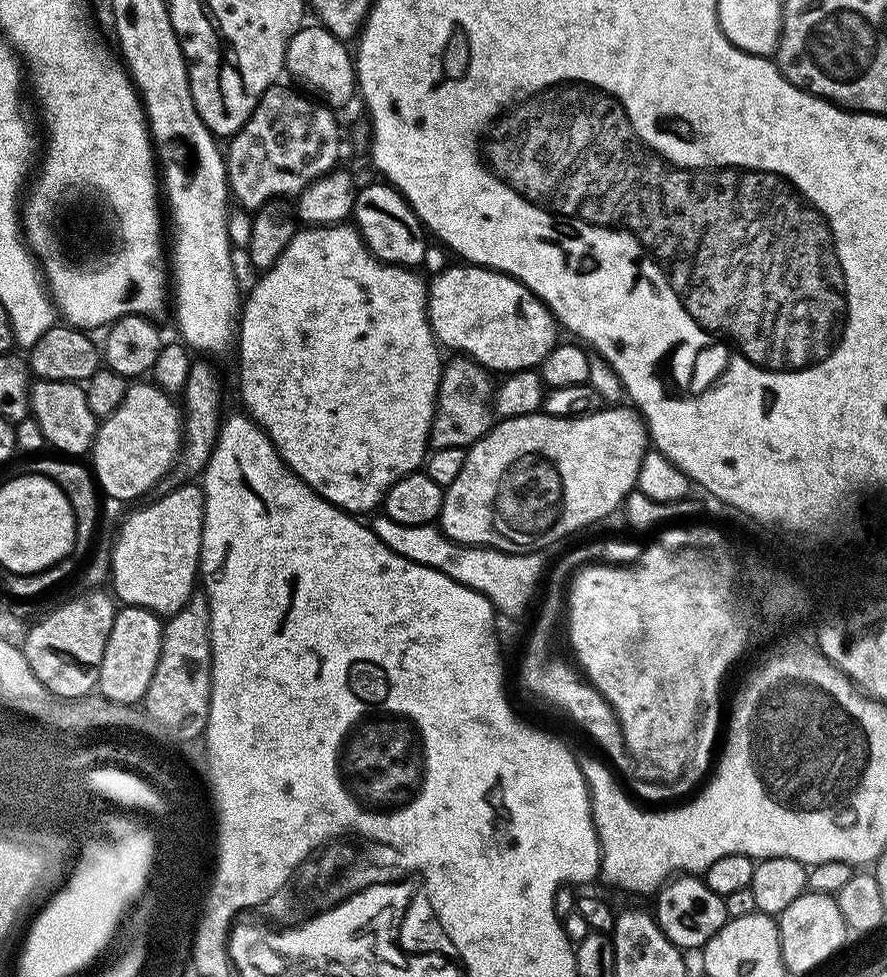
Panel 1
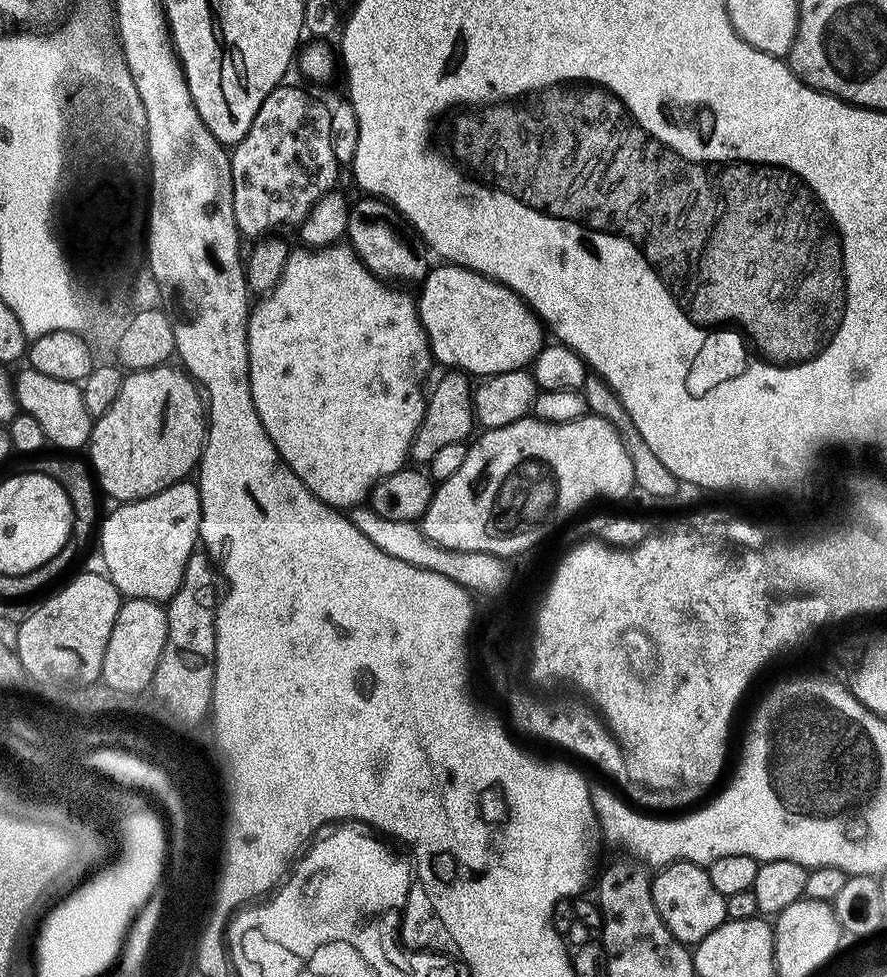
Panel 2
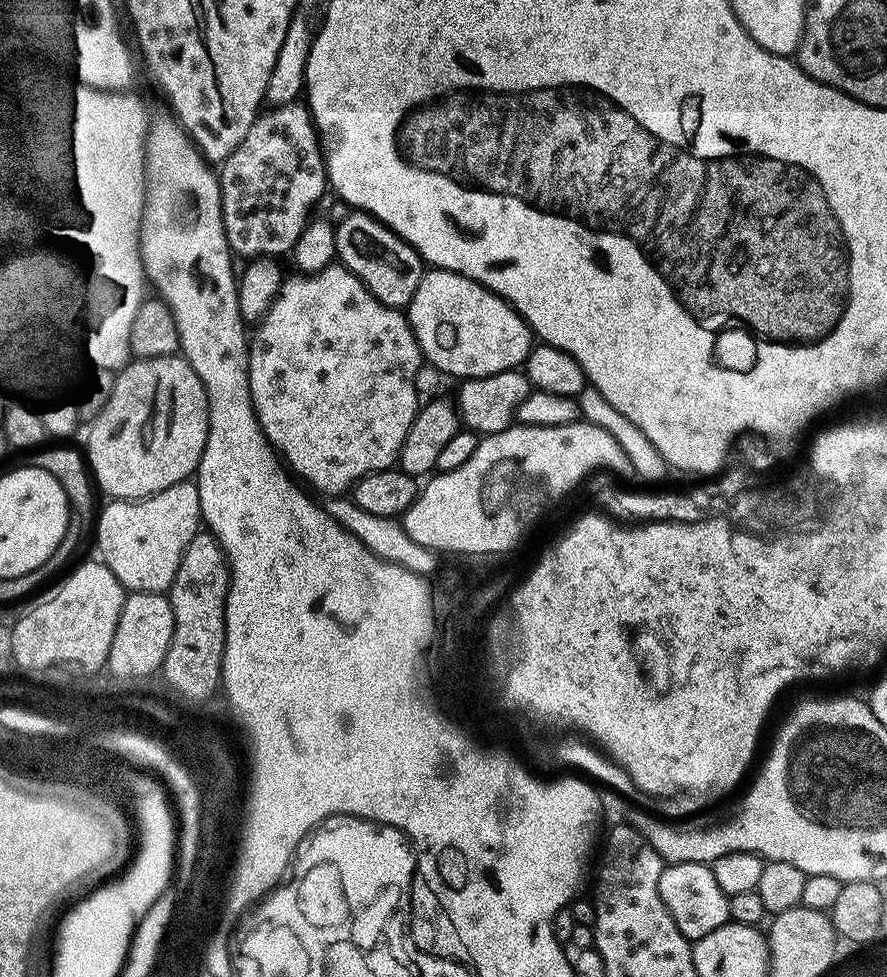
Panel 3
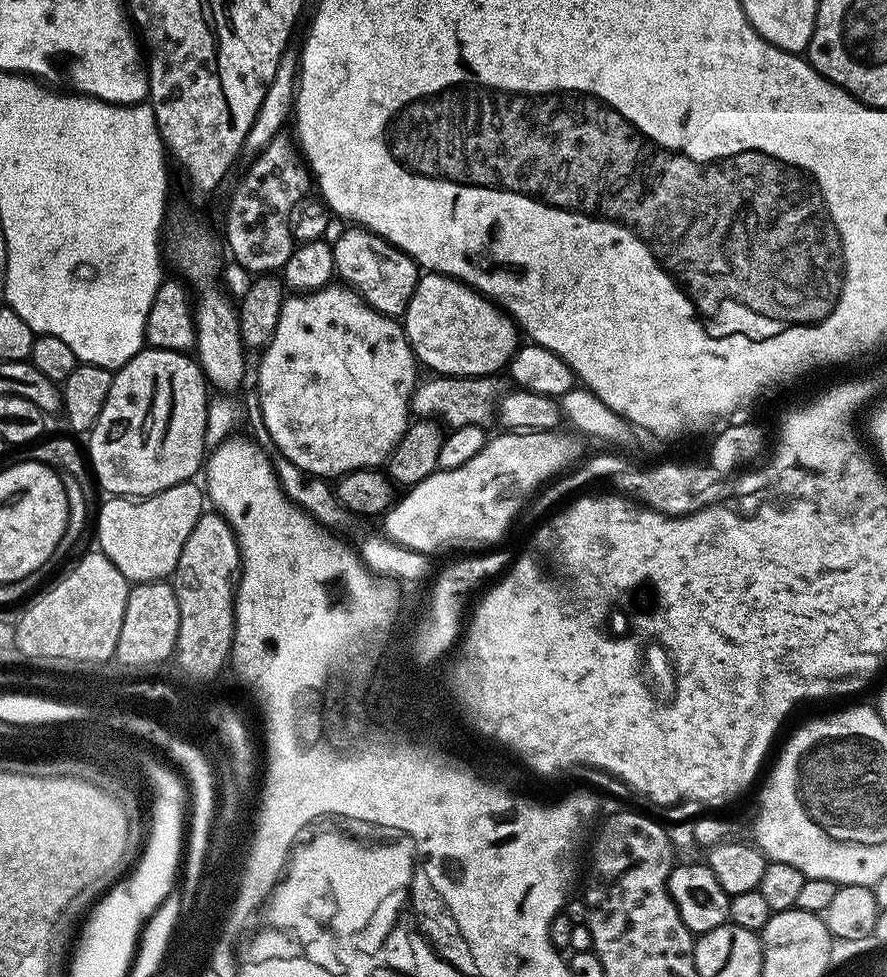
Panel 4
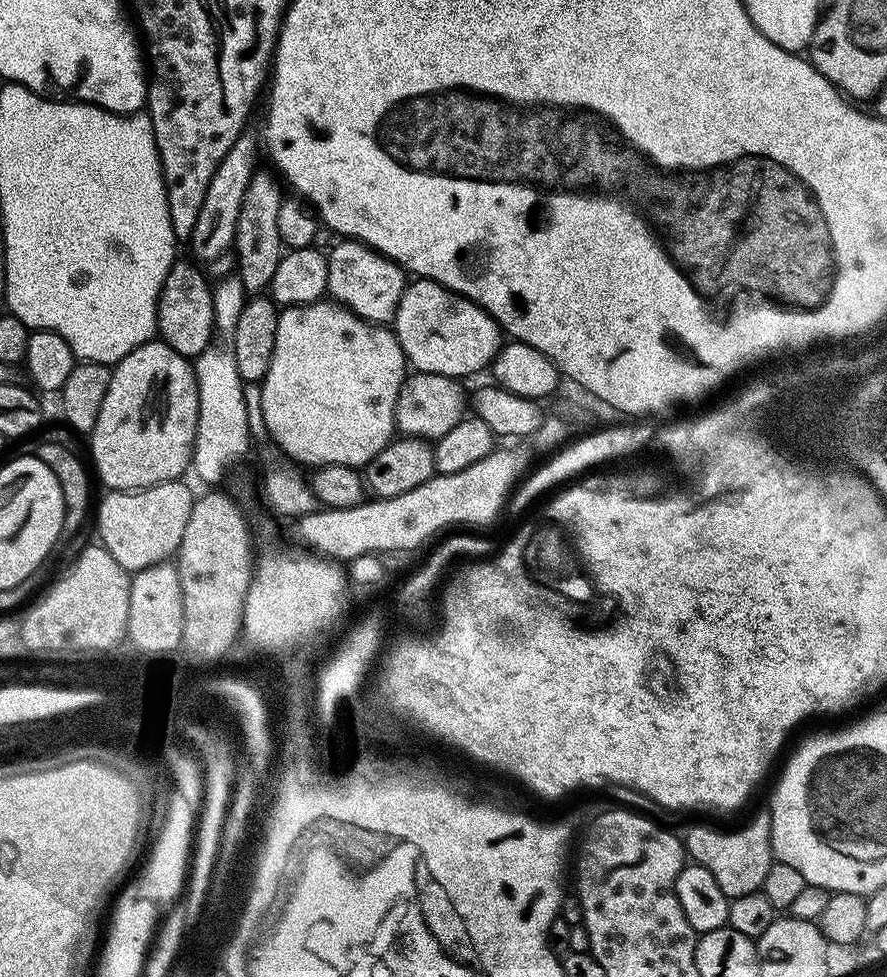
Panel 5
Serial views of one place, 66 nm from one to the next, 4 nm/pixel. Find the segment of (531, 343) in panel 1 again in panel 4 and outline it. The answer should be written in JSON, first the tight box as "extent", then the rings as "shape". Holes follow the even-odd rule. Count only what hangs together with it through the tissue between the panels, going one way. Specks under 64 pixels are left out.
{"extent":[402,272,522,376],"shape":[[[436,272],[421,275],[414,294],[408,300],[402,323],[417,361],[423,367],[425,364],[433,368],[431,371],[441,376],[495,376],[503,373],[522,344],[515,320],[499,304],[462,281],[439,276]]]}

